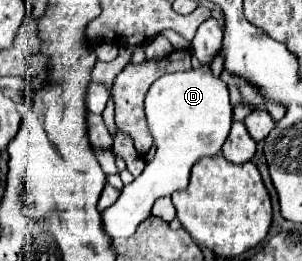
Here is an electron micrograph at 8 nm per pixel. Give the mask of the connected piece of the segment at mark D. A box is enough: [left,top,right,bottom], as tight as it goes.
[103,17,233,240]

